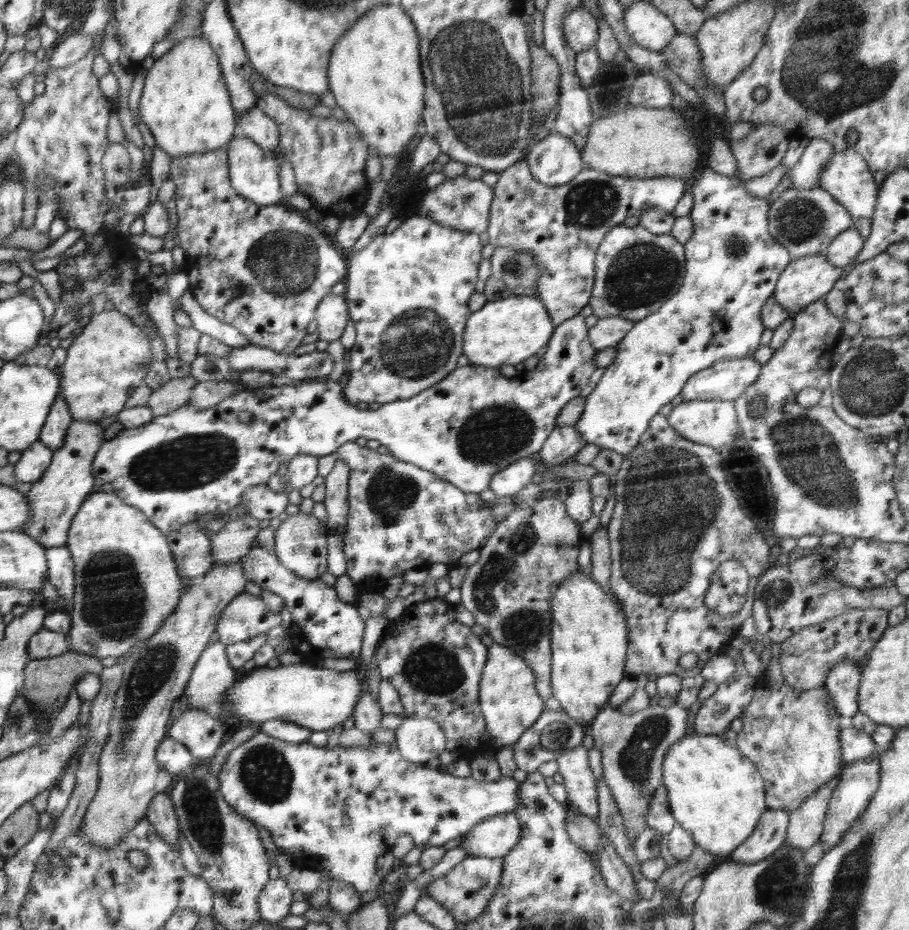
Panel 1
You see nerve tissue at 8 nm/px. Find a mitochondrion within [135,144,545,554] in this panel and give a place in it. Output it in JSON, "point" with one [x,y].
{"point":[417,343]}

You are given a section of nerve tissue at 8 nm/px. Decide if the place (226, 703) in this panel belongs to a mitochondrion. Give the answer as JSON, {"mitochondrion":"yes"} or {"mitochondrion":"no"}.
{"mitochondrion":"no"}

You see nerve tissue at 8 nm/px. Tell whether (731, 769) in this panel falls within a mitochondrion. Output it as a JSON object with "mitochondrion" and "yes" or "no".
{"mitochondrion":"no"}

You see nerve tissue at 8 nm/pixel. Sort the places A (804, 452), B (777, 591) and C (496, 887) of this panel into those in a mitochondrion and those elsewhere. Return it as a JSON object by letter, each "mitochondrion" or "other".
{"A":"mitochondrion","B":"mitochondrion","C":"other"}

